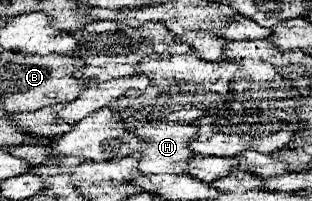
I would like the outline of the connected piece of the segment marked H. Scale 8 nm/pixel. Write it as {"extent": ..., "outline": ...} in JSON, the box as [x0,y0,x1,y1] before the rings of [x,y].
{"extent":[124,123,198,173],"outline":[[[124,123],[124,129],[134,133],[142,147],[138,149],[138,171],[140,173],[184,173],[186,163],[194,157],[194,153],[188,149],[188,143],[196,137],[198,127],[194,125],[178,125],[178,123]]]}

